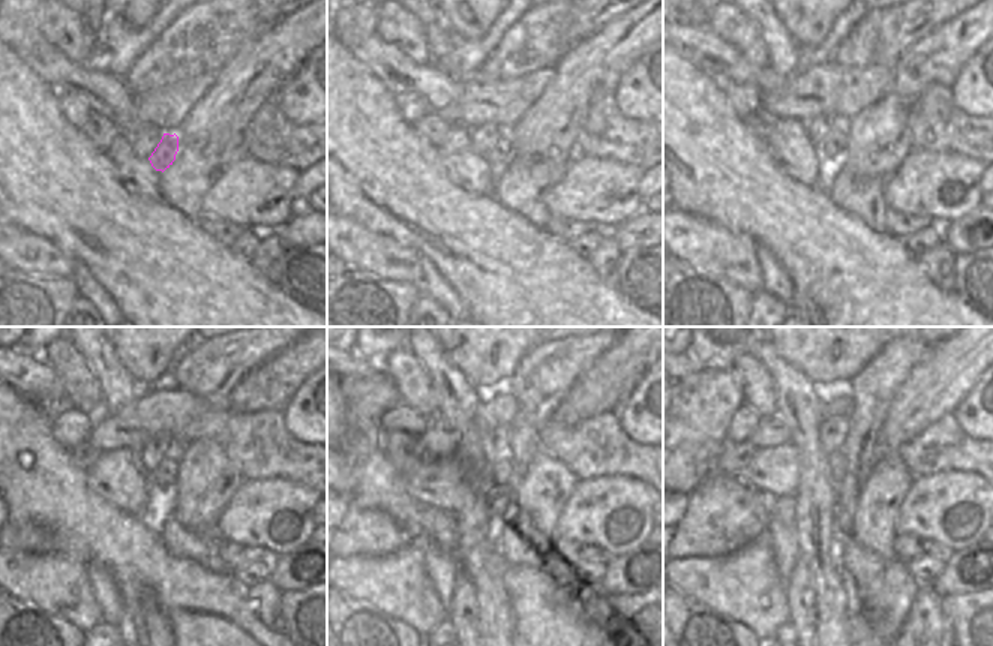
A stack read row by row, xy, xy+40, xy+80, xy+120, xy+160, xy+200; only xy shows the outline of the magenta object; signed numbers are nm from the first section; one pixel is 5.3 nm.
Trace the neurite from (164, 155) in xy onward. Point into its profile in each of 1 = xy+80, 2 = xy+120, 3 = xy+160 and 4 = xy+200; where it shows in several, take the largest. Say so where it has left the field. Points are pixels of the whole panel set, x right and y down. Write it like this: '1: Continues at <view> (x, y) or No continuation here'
1: Continues at xy+80 (836, 141)
2: Continues at xy+120 (167, 471)
3: Continues at xy+160 (501, 468)
4: Continues at xy+200 (837, 465).

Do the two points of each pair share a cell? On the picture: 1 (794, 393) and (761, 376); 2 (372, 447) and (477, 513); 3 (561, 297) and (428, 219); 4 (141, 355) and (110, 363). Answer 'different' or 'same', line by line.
1: different
2: different
3: same
4: different

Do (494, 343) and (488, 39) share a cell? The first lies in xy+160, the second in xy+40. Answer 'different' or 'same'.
different

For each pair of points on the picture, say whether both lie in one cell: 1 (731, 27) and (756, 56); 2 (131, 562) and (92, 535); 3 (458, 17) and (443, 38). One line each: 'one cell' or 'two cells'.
1: one cell
2: one cell
3: two cells

